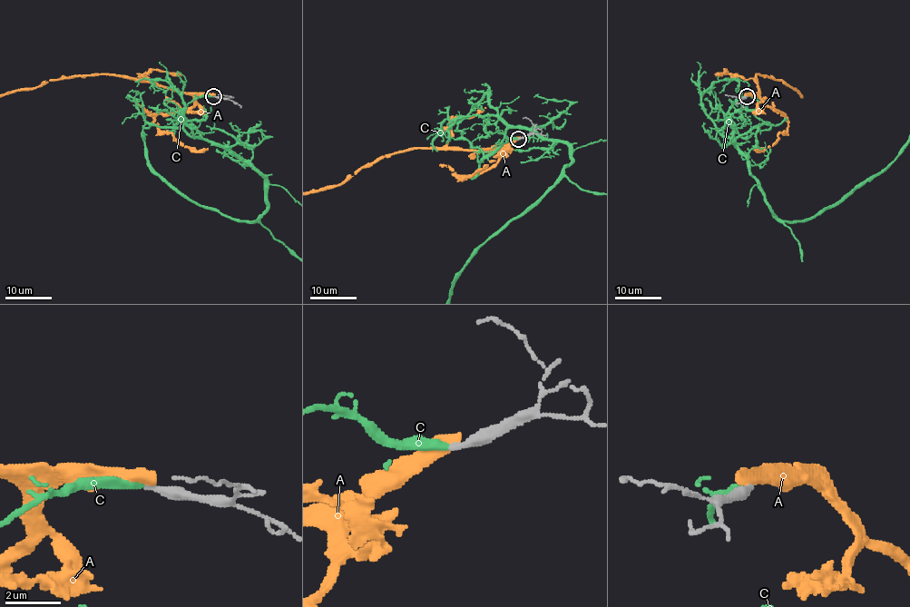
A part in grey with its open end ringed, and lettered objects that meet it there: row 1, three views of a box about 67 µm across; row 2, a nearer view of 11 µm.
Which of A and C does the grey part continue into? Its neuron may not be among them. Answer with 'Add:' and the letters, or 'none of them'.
Add: C

